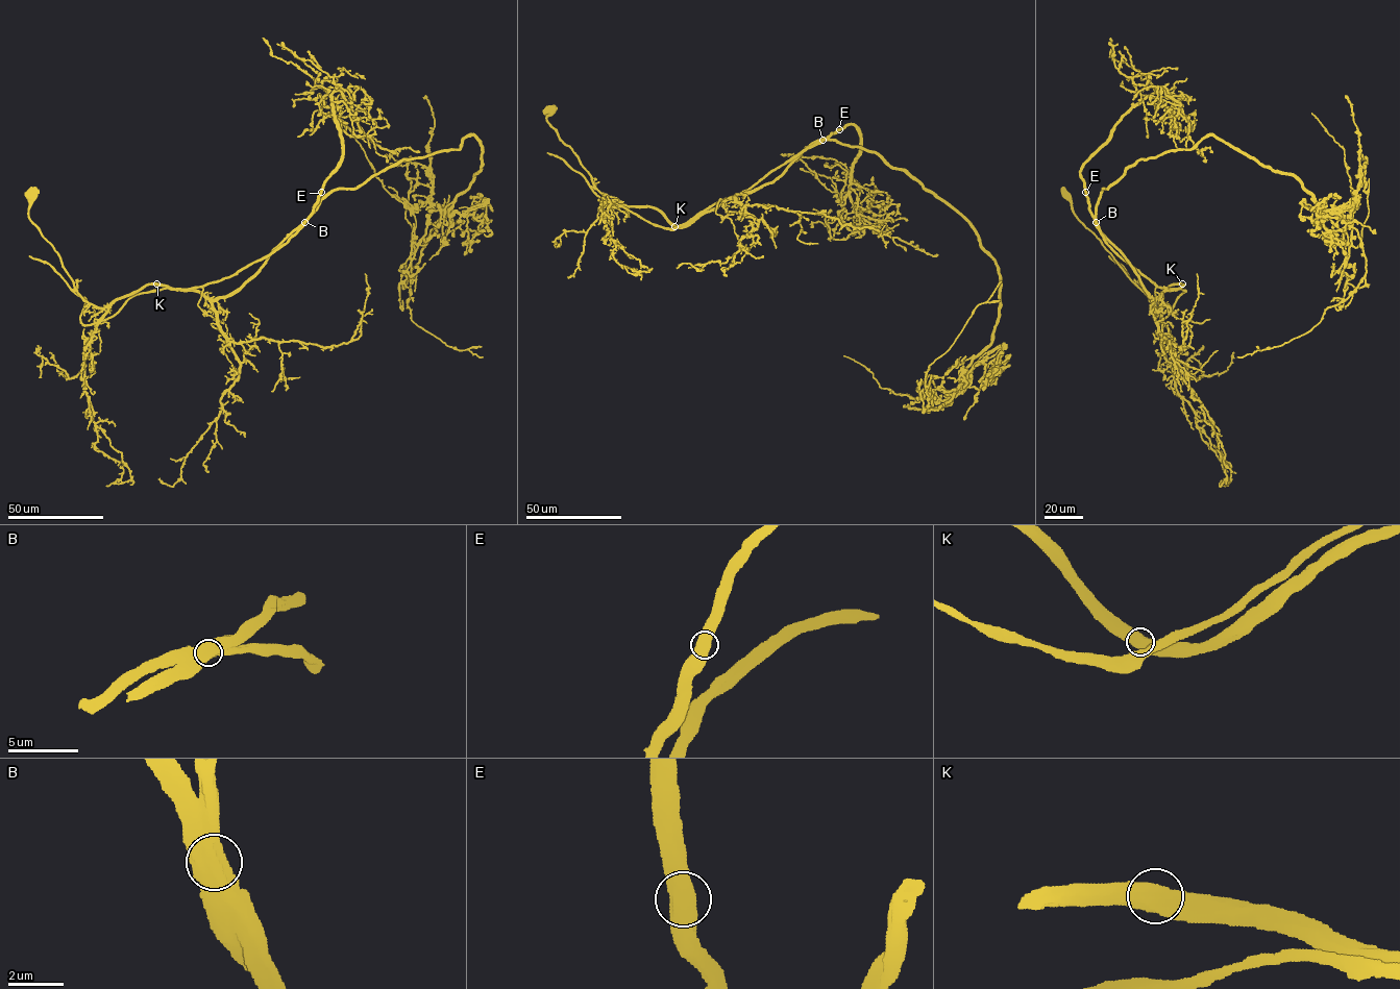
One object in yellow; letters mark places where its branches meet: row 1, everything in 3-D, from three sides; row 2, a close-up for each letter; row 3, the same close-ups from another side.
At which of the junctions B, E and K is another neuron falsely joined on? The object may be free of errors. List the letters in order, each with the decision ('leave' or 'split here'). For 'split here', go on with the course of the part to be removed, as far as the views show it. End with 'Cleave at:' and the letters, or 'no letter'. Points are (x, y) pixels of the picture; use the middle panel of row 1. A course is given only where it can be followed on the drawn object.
B: split here; course (823, 140), (909, 173), (968, 222), (998, 270), (993, 340), (953, 396), (927, 410), (929, 366), (1001, 281)
E: leave
K: leave
Cleave at: B

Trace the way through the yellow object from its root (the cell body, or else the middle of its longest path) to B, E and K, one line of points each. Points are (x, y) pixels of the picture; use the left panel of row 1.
B: (29, 195), (29, 220), (75, 290), (102, 307), (146, 285), (193, 289), (229, 277), (283, 246), (304, 222)
E: (29, 195), (28, 218), (75, 290), (104, 307), (146, 285), (193, 289), (232, 275), (283, 246), (321, 192)
K: (29, 195), (29, 220), (57, 253), (75, 290), (83, 299), (104, 307), (145, 286), (156, 283)

